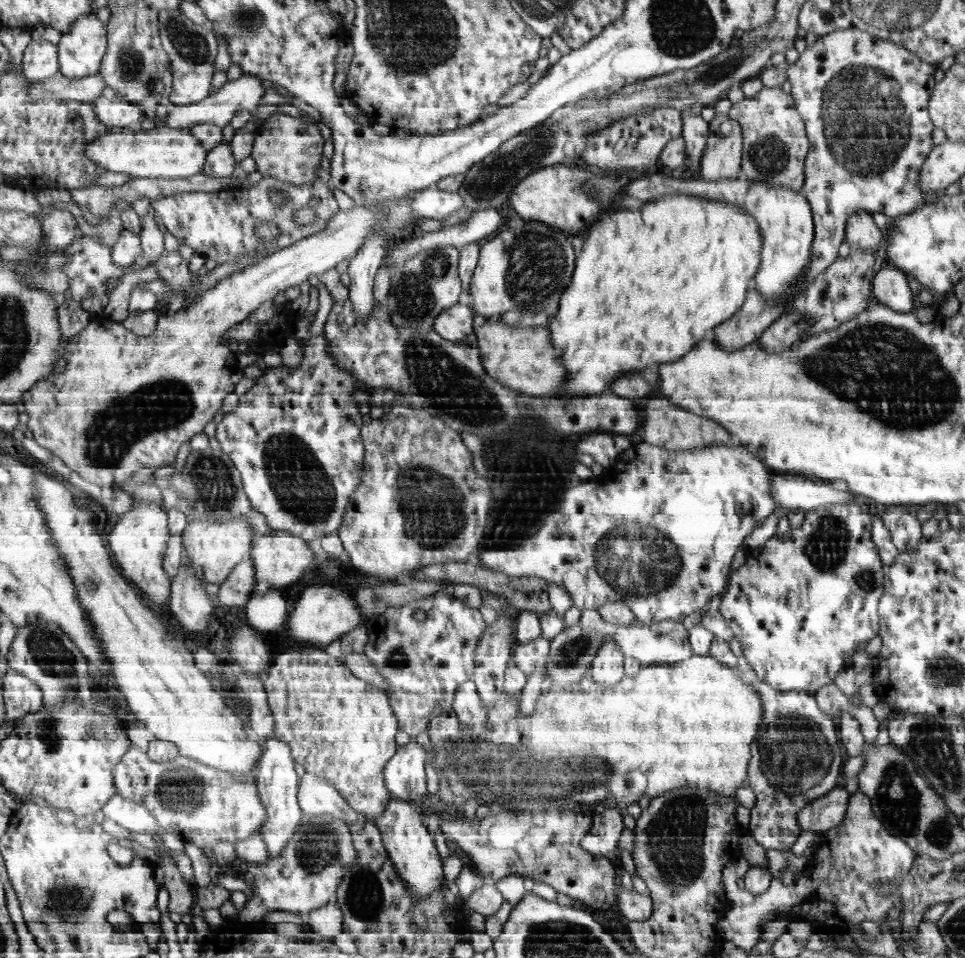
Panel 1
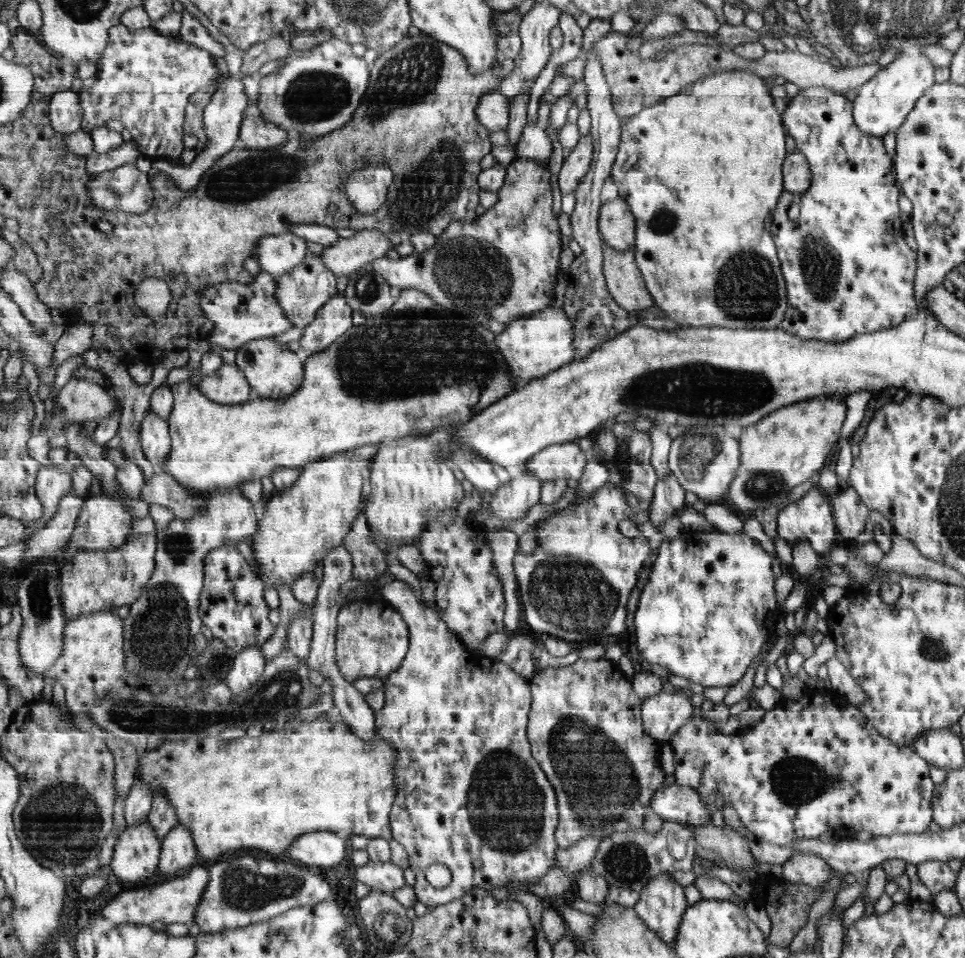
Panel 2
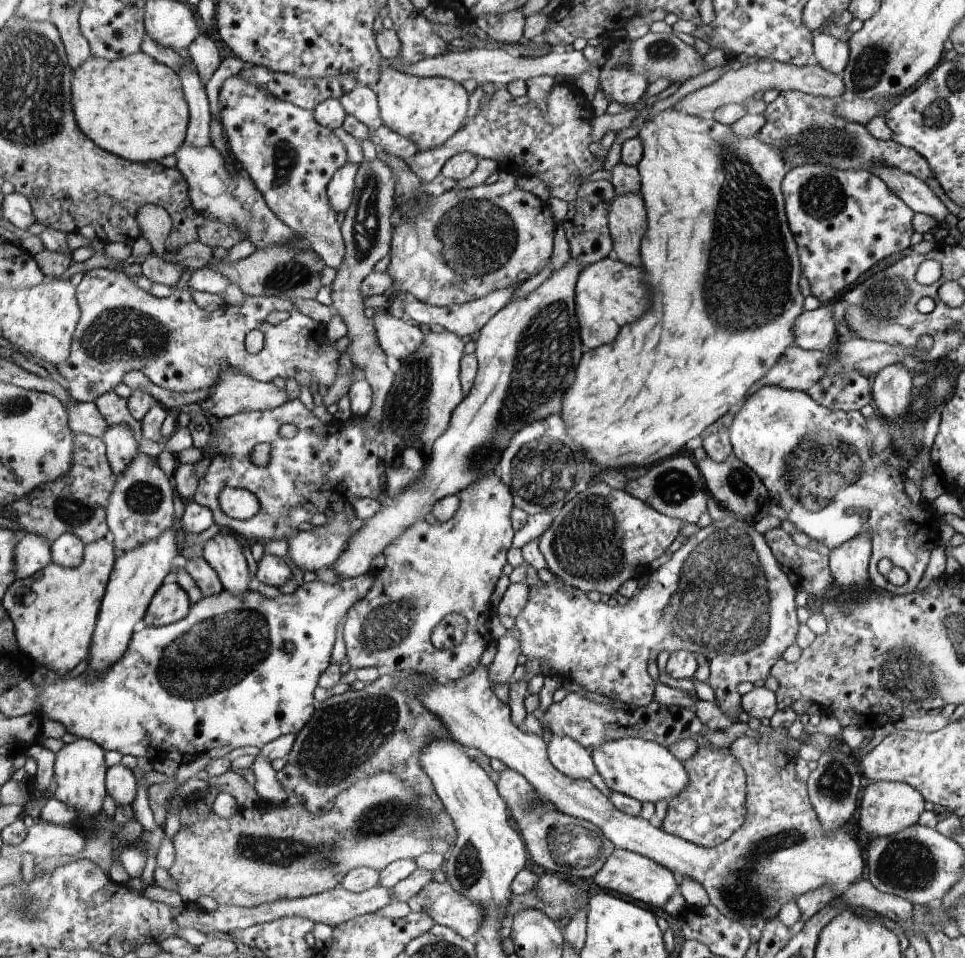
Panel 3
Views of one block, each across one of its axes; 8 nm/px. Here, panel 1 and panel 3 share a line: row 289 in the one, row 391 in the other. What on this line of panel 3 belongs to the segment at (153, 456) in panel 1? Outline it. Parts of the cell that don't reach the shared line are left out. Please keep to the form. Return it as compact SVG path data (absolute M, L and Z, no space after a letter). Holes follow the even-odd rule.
M231 370L221 378L217 388L211 390L207 402L201 404L203 410L215 414L217 418L241 414L241 412L267 412L283 408L291 402L285 386L279 388L273 382L257 382L255 378L233 374Z

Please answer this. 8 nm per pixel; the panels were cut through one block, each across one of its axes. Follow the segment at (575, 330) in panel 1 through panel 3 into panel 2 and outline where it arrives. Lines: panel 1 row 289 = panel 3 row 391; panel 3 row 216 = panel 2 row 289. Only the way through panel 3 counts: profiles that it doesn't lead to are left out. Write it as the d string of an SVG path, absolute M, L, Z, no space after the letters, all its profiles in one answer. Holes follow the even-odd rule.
M727 70L709 74L703 80L697 80L695 84L689 84L681 94L669 96L661 104L657 102L651 108L643 108L637 116L627 120L621 126L621 150L617 156L617 162L613 166L613 182L619 188L619 196L629 204L633 216L635 216L635 260L637 270L641 270L641 278L645 280L645 290L649 290L649 296L653 298L653 306L661 308L665 316L675 322L679 328L737 328L737 330L777 330L777 324L783 320L787 310L787 292L785 284L779 272L779 260L777 260L777 248L773 244L769 228L773 226L773 210L777 208L781 190L781 162L785 162L785 150L783 150L783 130L781 128L779 114L773 108L773 98L769 96L769 88L763 84L761 78L757 78L751 70Z

